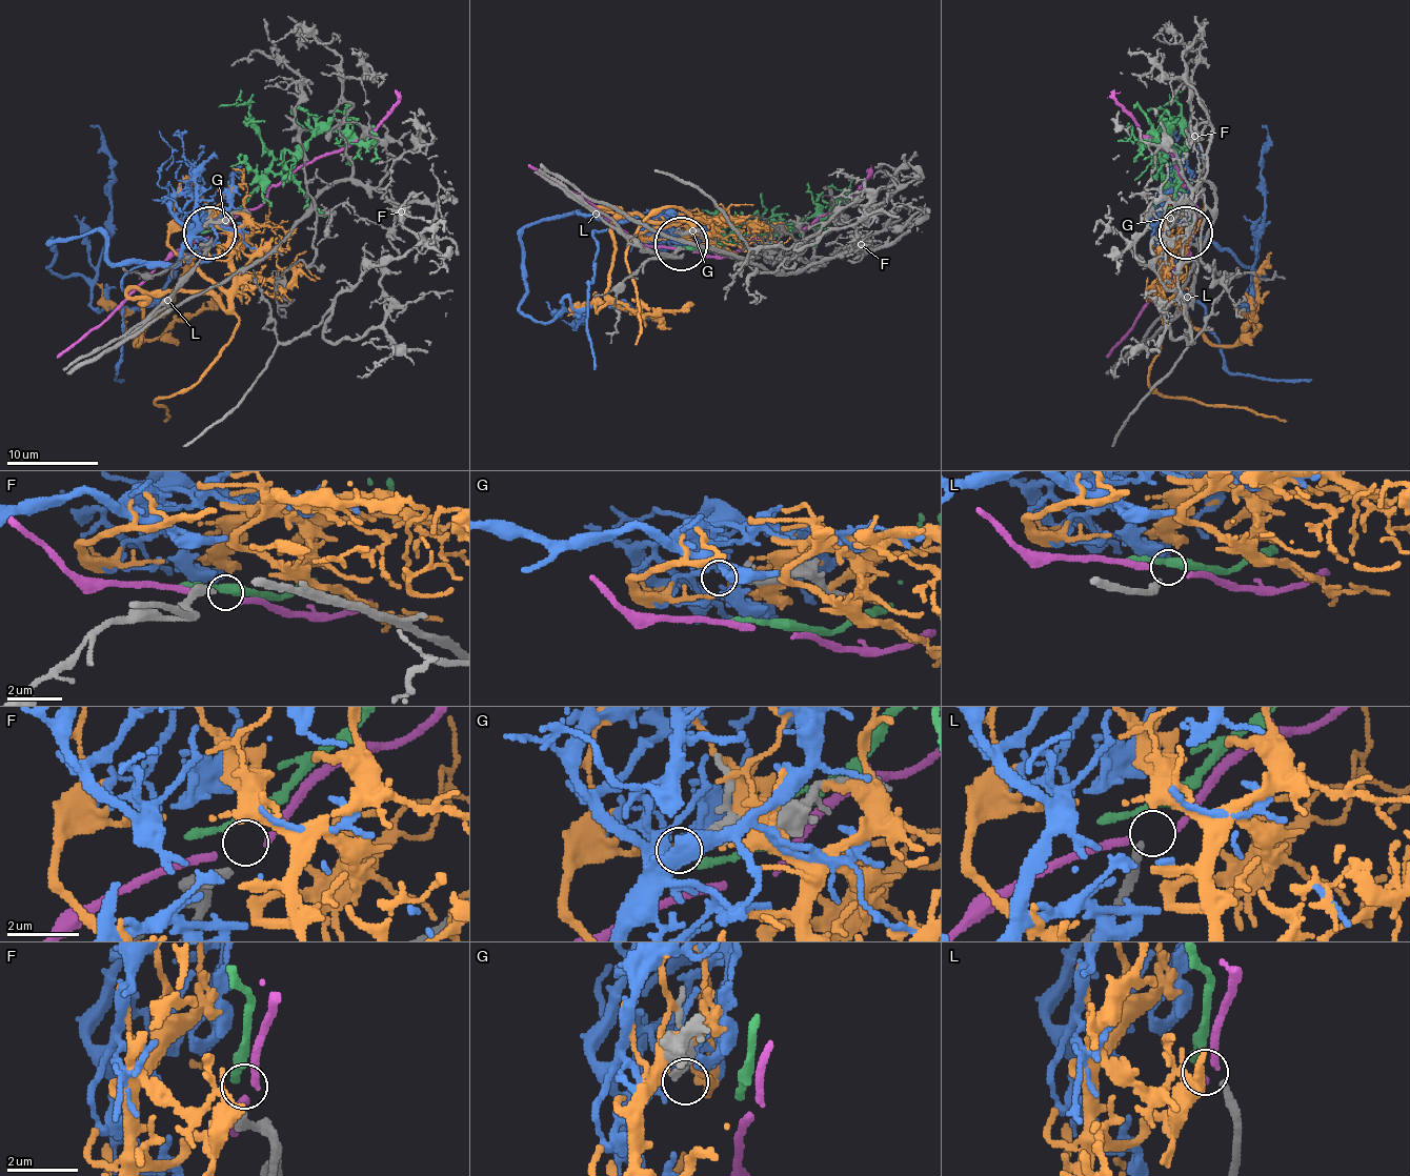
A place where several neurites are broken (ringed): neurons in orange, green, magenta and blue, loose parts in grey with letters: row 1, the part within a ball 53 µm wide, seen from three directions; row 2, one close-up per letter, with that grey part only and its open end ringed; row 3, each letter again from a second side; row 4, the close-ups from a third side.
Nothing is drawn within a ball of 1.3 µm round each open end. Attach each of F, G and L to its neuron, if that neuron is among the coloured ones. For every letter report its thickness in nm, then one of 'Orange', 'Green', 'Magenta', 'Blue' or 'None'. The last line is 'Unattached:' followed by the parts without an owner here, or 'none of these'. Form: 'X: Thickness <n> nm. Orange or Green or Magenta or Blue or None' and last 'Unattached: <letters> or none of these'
F: Thickness 280 nm. Green
G: Thickness 240 nm. Blue
L: Thickness 240 nm. None
Unattached: L

